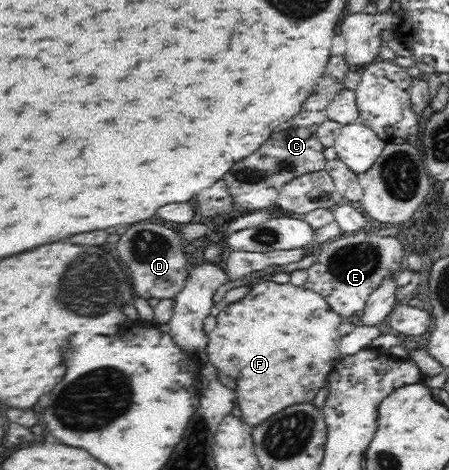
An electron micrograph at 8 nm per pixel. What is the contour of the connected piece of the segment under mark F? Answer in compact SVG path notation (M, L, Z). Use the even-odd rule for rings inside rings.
M261 280L255 283L253 288L246 294L242 300L229 304L222 312L220 312L216 318L216 326L209 334L208 344L205 345L205 354L207 356L207 365L216 366L220 372L232 376L236 380L236 396L238 396L238 408L242 410L242 420L250 426L258 426L262 424L266 418L274 416L276 412L292 406L292 404L302 404L302 402L312 402L314 396L318 394L318 390L324 387L327 382L328 374L332 372L332 369L338 364L342 357L339 349L339 342L341 339L340 331L340 317L332 307L328 306L326 299L320 296L317 292L308 290L304 287L296 287L292 283L277 284L273 281Z

